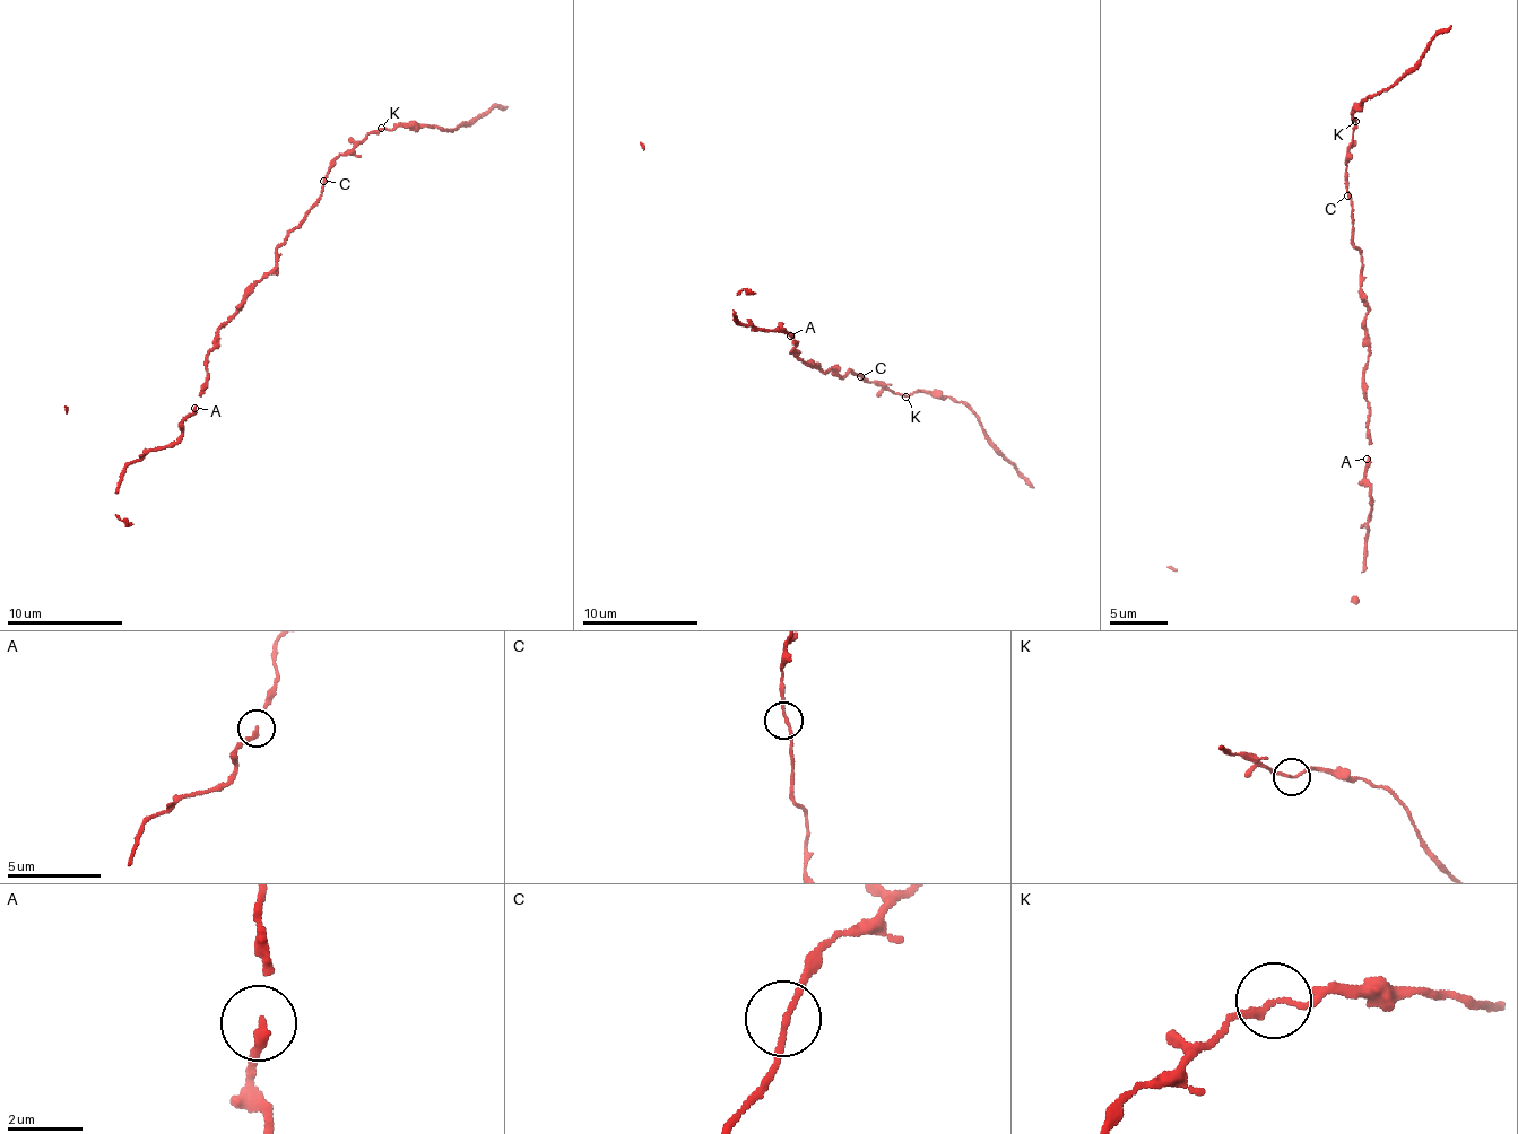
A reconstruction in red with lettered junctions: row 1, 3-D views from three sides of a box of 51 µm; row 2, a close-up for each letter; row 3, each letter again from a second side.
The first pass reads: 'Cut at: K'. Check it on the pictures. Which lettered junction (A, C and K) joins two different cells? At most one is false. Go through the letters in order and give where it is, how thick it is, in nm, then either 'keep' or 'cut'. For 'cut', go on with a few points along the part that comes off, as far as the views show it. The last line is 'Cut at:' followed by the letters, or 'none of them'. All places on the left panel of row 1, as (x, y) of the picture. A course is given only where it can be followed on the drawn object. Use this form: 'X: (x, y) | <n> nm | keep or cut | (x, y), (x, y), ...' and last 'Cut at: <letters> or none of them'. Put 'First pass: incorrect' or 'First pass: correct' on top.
First pass: correct
A: (194, 408) | 150 nm | keep
C: (323, 181) | 140 nm | keep
K: (381, 128) | 140 nm | cut | (380, 129), (399, 124), (453, 132), (476, 118), (508, 106)
Cut at: K

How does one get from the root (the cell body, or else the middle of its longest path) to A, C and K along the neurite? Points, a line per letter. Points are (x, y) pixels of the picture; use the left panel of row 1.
A: (227, 321), (219, 330), (219, 343), (206, 357), (207, 386), (194, 408)
C: (227, 321), (242, 296), (276, 264), (276, 247), (322, 193), (323, 181)
K: (227, 321), (242, 296), (276, 264), (276, 247), (322, 193), (322, 179), (329, 166), (369, 133), (380, 129)

